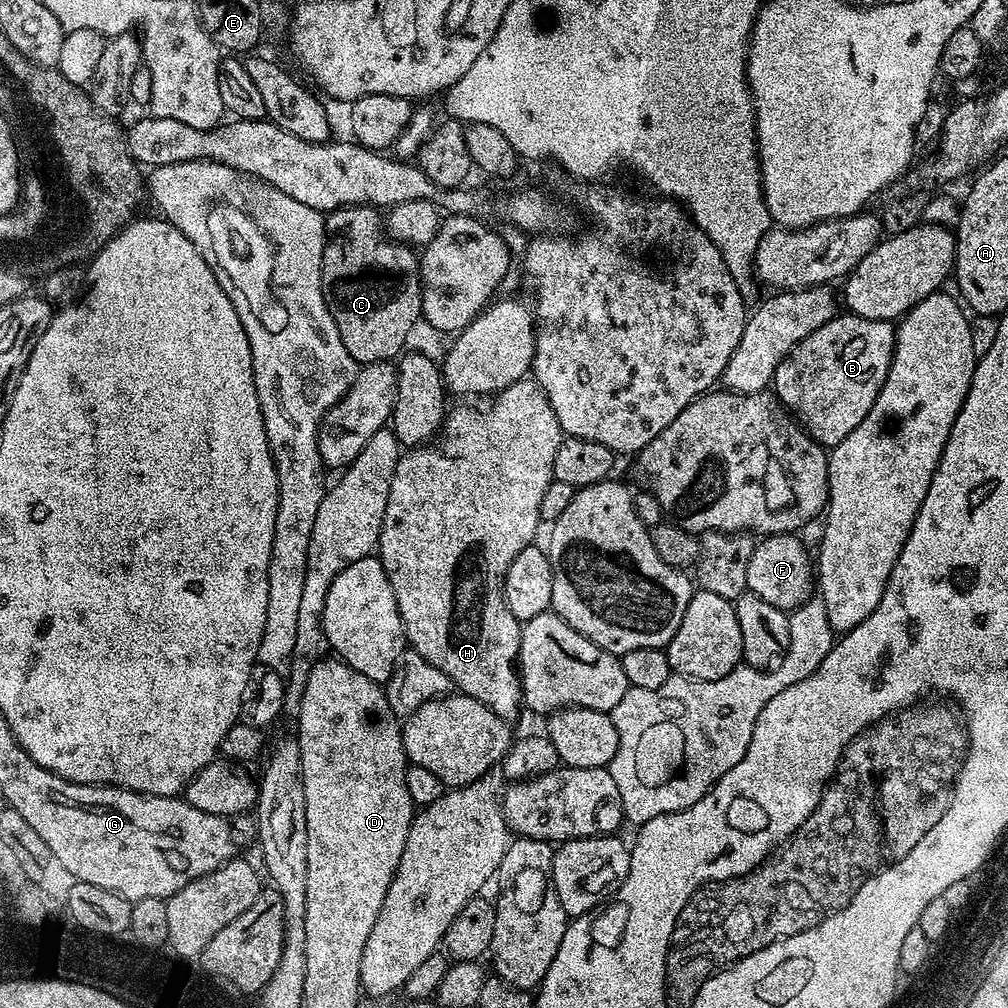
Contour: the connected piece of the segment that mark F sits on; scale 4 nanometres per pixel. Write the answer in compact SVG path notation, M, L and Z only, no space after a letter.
M765 535L757 543L754 554L750 554L750 562L746 566L748 591L789 614L814 596L814 560L808 557L803 542L796 536L799 535Z

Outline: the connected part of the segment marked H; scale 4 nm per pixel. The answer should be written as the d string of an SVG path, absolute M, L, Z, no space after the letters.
M525 378L506 386L506 390L495 393L494 401L489 408L479 412L476 408L456 408L444 417L444 427L431 442L419 446L412 446L401 455L390 482L389 501L386 503L385 518L382 519L381 536L378 545L378 555L382 566L386 570L386 578L390 578L390 586L394 590L394 598L398 602L398 614L404 623L404 638L411 651L422 654L430 666L438 666L446 678L452 680L453 685L463 695L482 702L498 718L505 722L512 722L519 712L522 712L522 693L520 677L518 675L518 650L520 649L521 621L510 614L504 601L504 575L510 568L510 562L518 558L518 550L526 550L526 546L537 539L536 527L542 524L540 511L542 498L546 495L546 486L552 481L554 470L554 454L558 454L558 446L562 439L560 423L554 418L554 409L550 407L550 398L538 386L538 382Z

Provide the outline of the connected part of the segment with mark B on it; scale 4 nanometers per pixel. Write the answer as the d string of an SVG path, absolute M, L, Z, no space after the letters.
M837 315L788 352L773 376L774 395L813 440L823 446L837 444L870 414L895 348L896 328L891 321Z

